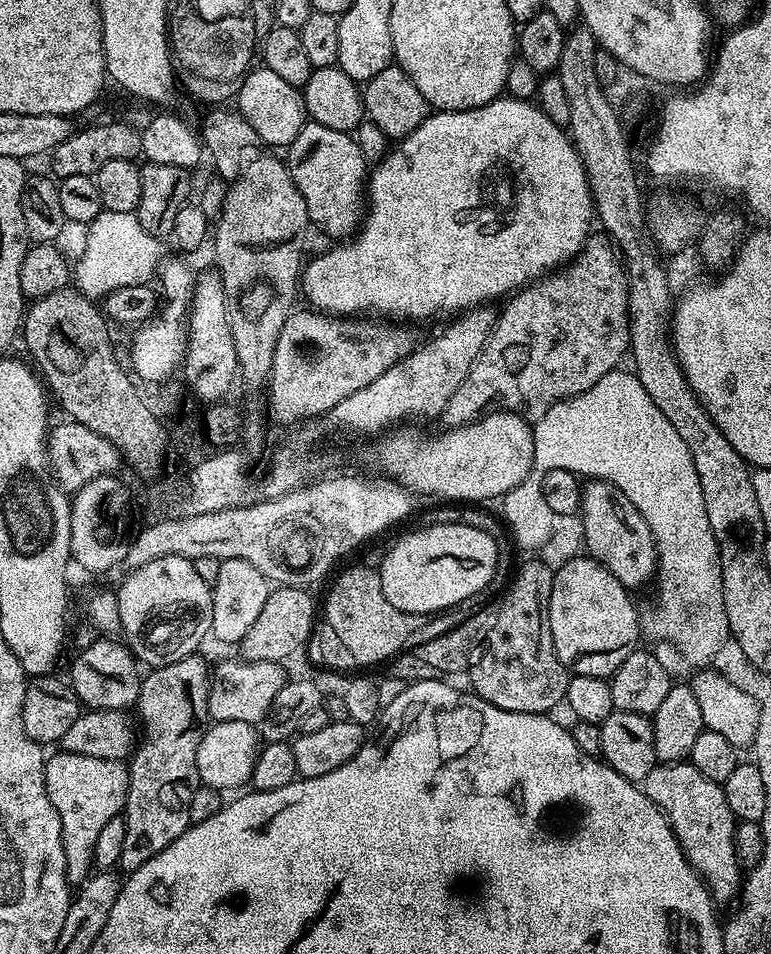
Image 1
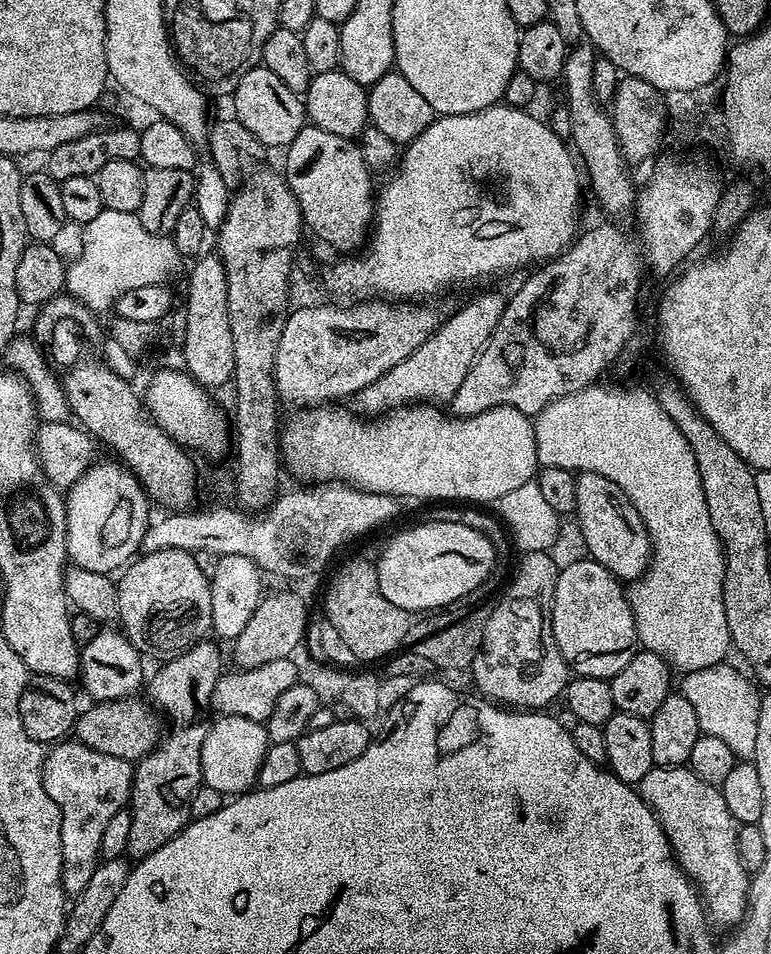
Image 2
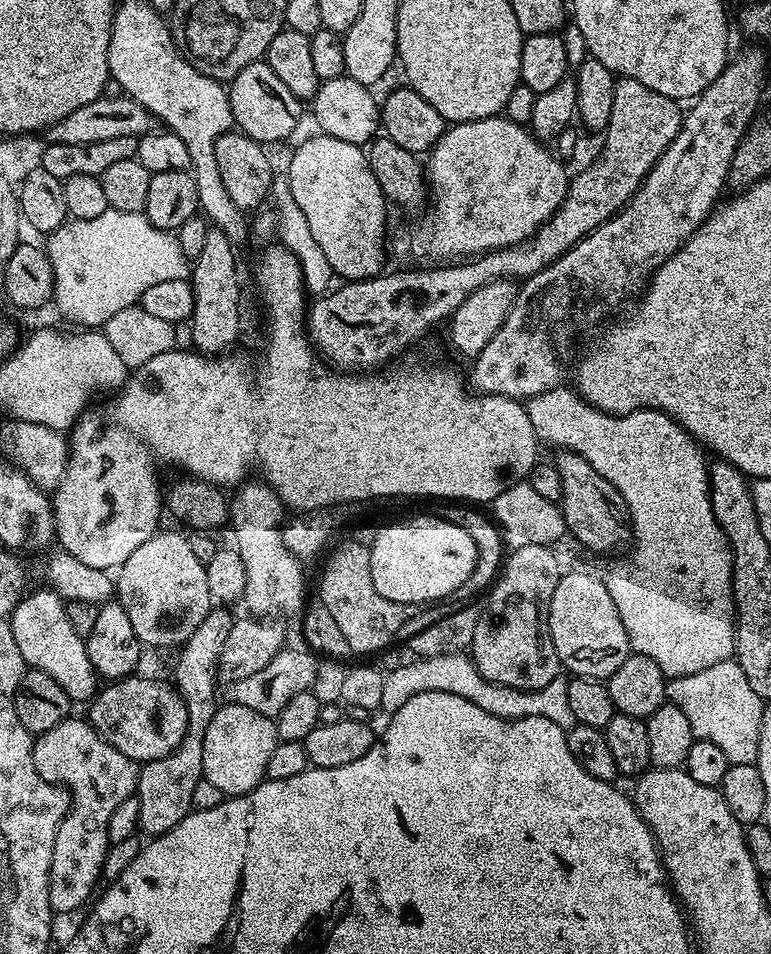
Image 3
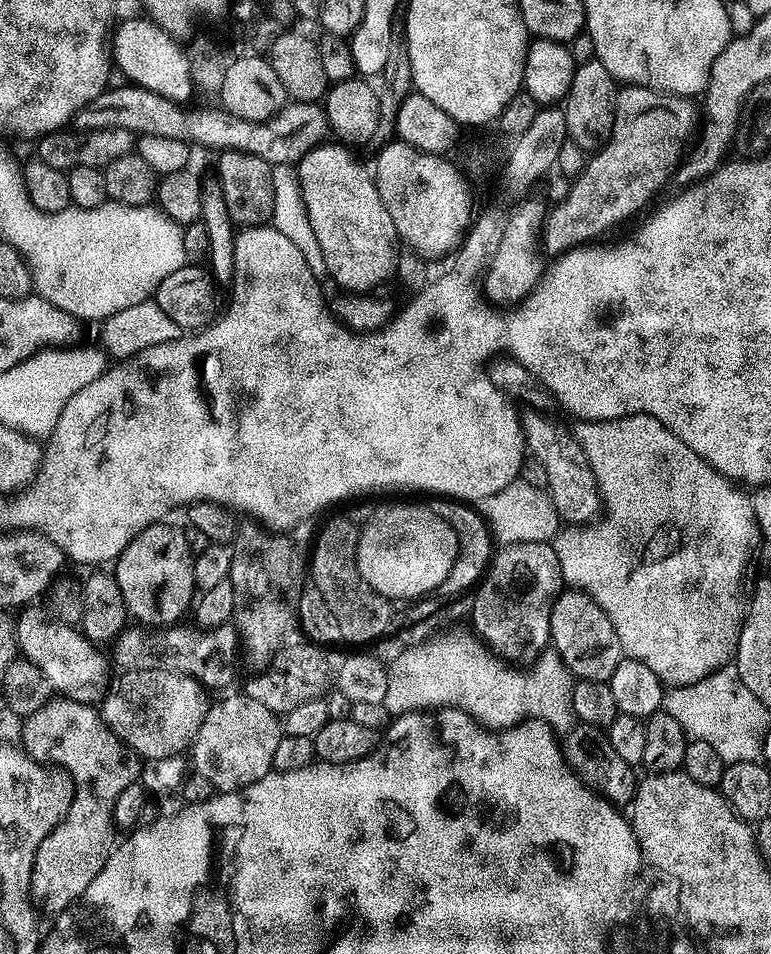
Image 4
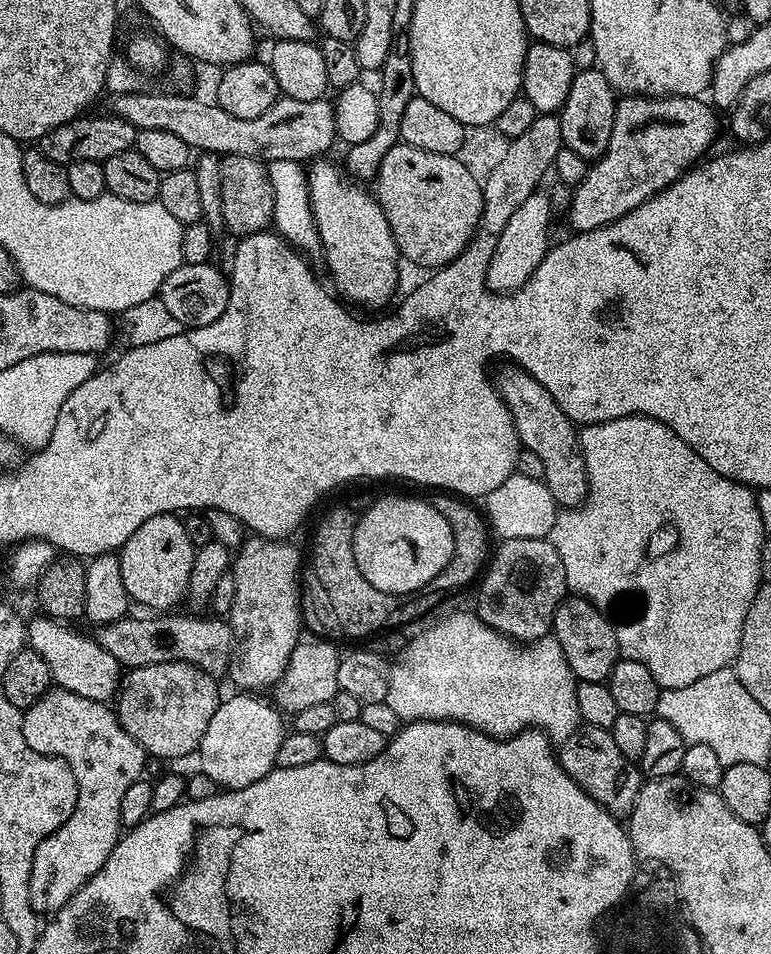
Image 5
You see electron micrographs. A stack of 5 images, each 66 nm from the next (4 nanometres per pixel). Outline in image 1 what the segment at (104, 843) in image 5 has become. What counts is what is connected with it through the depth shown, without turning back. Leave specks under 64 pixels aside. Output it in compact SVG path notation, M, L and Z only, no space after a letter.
M57 751L57 756L49 755L44 762L44 792L50 802L58 810L58 818L62 826L62 850L66 854L66 870L68 882L72 886L80 886L90 876L94 865L94 845L98 842L98 833L106 827L110 818L121 815L128 793L128 764L124 760L106 761L103 758L90 758L83 754Z

